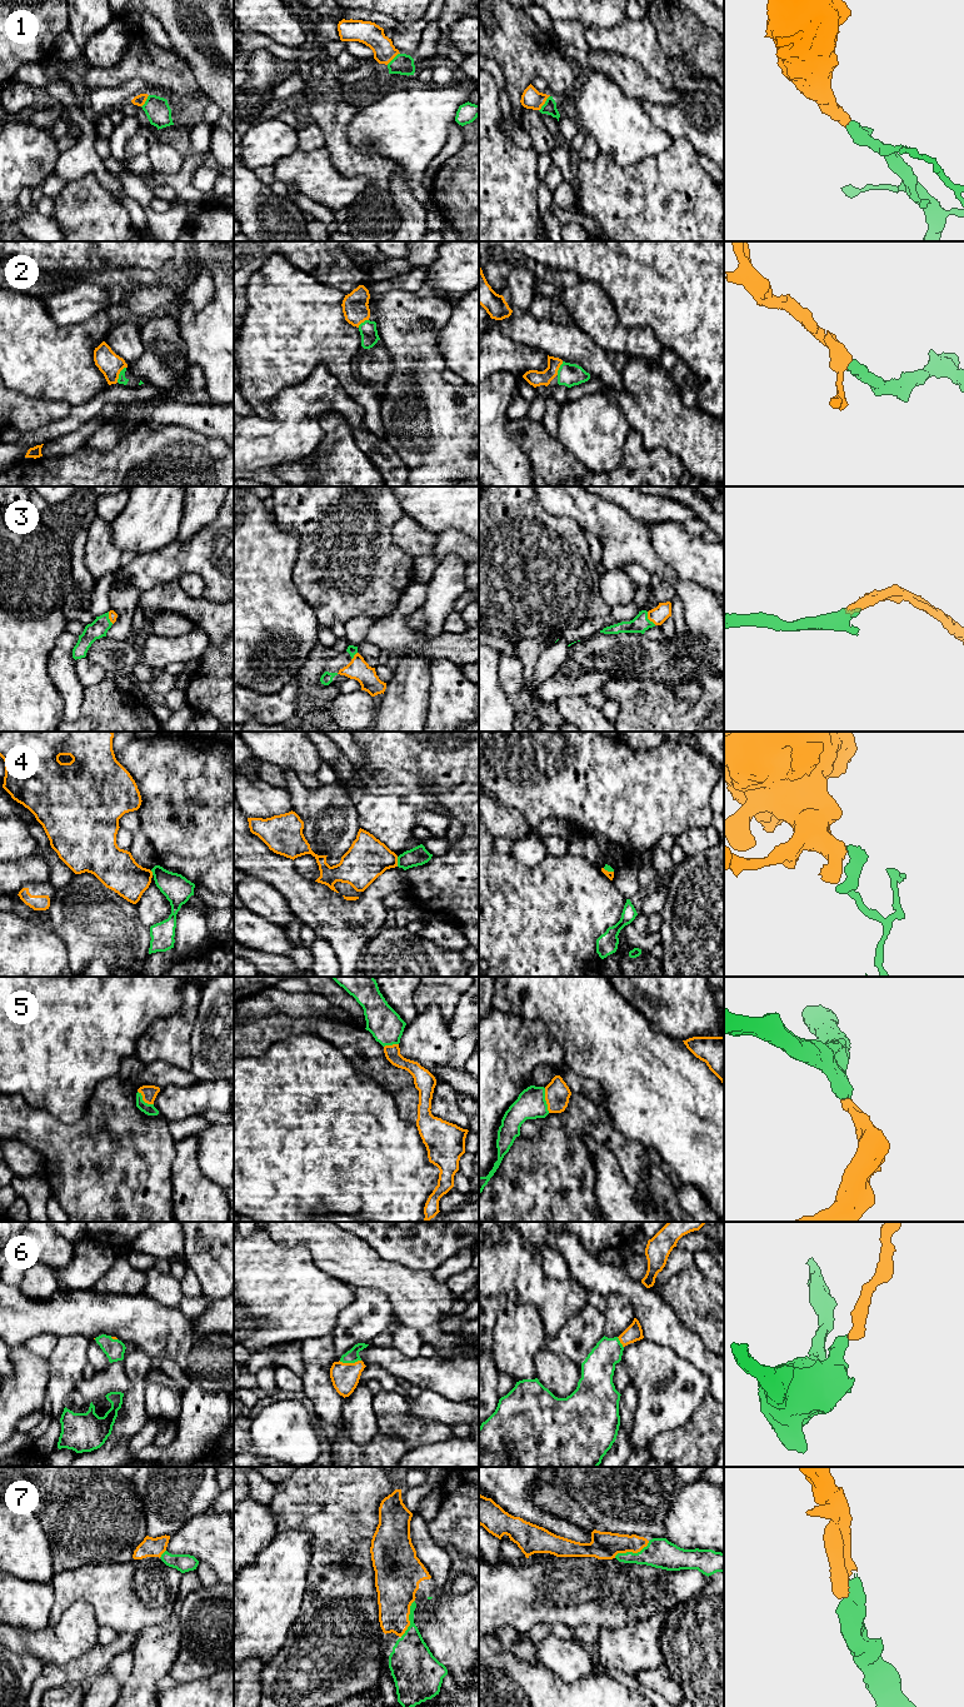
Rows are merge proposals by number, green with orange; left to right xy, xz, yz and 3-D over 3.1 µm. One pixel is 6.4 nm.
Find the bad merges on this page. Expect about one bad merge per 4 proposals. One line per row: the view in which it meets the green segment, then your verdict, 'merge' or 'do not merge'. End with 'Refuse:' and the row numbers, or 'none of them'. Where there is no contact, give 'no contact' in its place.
1: contact in yz; merge
2: contact in xy; merge
3: contact in yz; merge
4: contact in xz; do not merge
5: contact in yz; merge
6: contact in xz; merge
7: contact in yz; merge
Refuse: 4

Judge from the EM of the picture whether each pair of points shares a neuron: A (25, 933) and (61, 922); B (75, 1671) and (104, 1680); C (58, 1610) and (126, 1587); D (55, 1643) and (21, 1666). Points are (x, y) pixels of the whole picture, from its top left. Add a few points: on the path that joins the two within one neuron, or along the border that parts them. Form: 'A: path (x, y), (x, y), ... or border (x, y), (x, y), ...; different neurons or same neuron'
A: border (48, 924), (60, 938), (66, 951); different neurons
B: border (104, 1671), (85, 1686); different neurons
C: path (74, 1592), (79, 1587), (109, 1587); same neuron
D: border (13, 1651), (19, 1655), (31, 1655), (43, 1665); different neurons

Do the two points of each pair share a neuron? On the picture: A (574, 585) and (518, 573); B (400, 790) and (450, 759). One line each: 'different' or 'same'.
A: same
B: same

